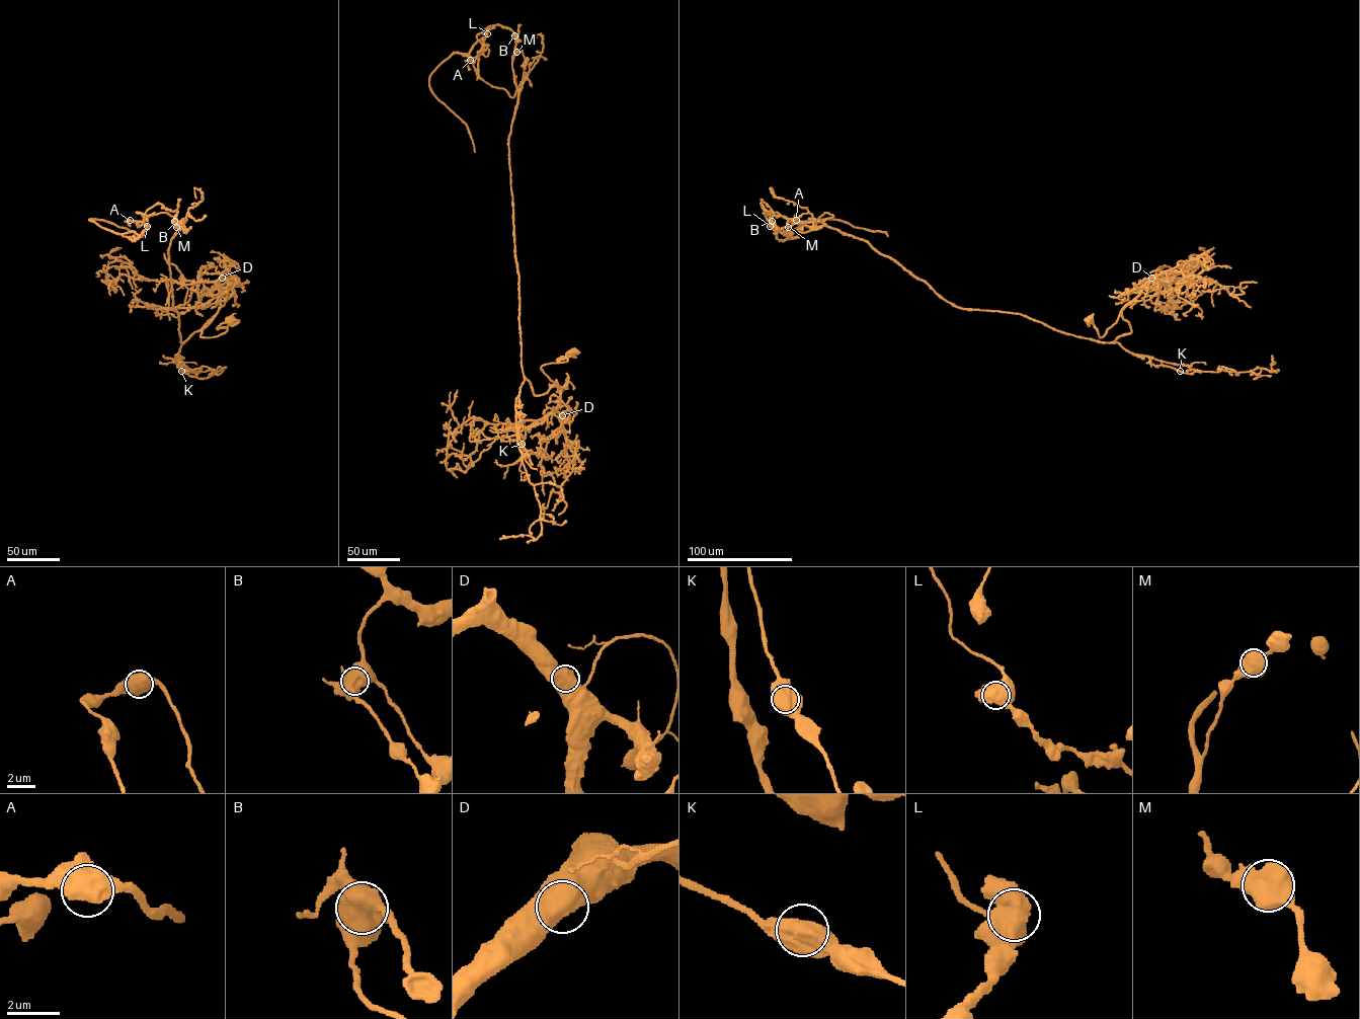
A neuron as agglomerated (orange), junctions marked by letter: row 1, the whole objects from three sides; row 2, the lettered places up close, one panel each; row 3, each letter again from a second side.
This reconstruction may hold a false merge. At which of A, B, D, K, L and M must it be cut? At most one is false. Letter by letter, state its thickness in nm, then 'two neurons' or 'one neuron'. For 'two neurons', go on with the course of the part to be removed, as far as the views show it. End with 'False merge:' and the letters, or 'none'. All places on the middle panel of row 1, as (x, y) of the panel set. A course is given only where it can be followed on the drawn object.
A: calibre 850 nm; one neuron
B: calibre 650 nm; one neuron
D: calibre 800 nm; one neuron
K: calibre 800 nm; one neuron
L: calibre 850 nm; two neurons; course (487, 33), (477, 56), (453, 53), (429, 80), (432, 93), (466, 125), (475, 151)
M: calibre 700 nm; one neuron
False merge: L

